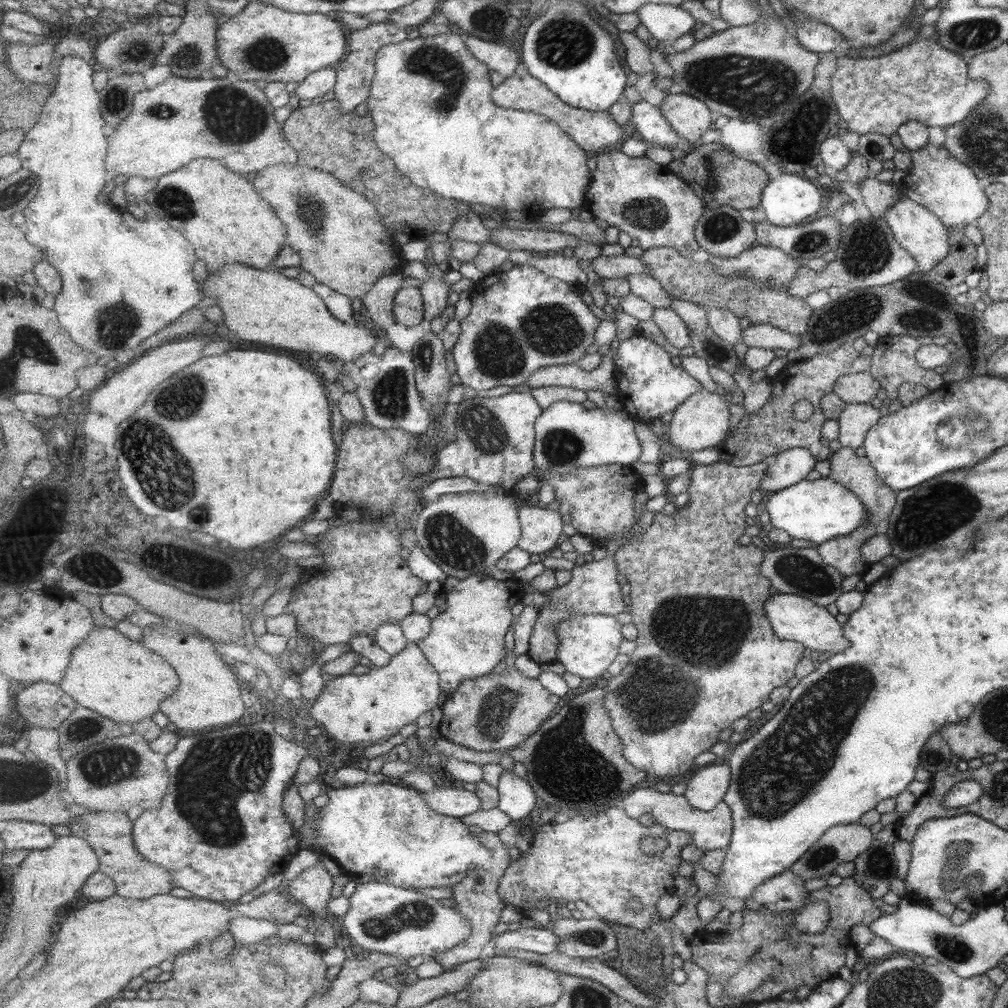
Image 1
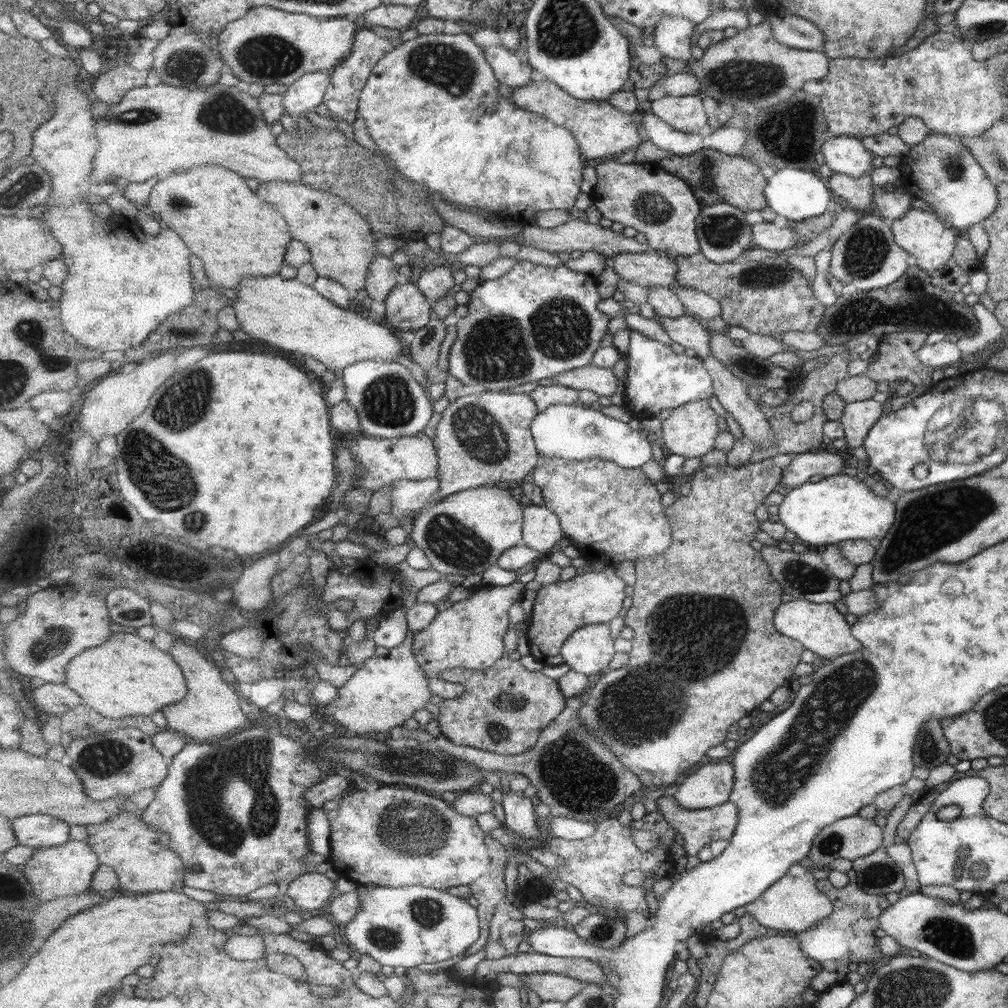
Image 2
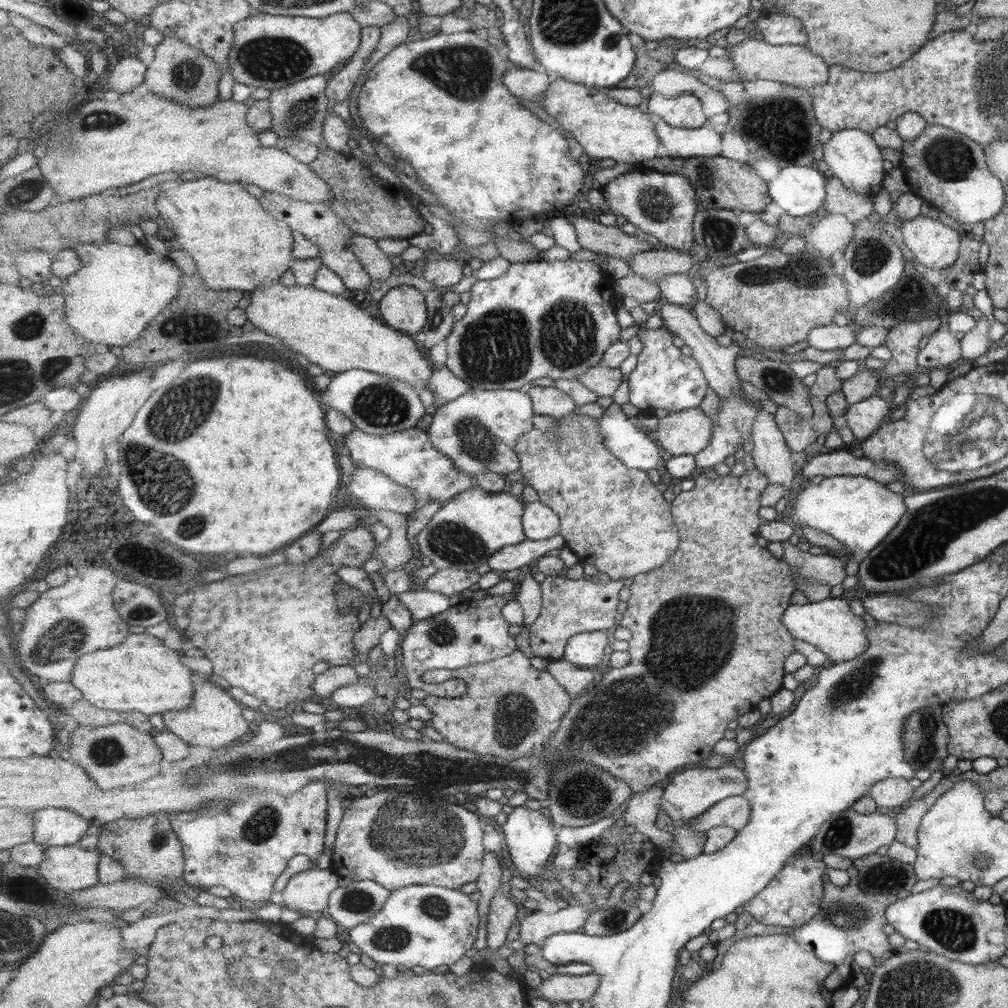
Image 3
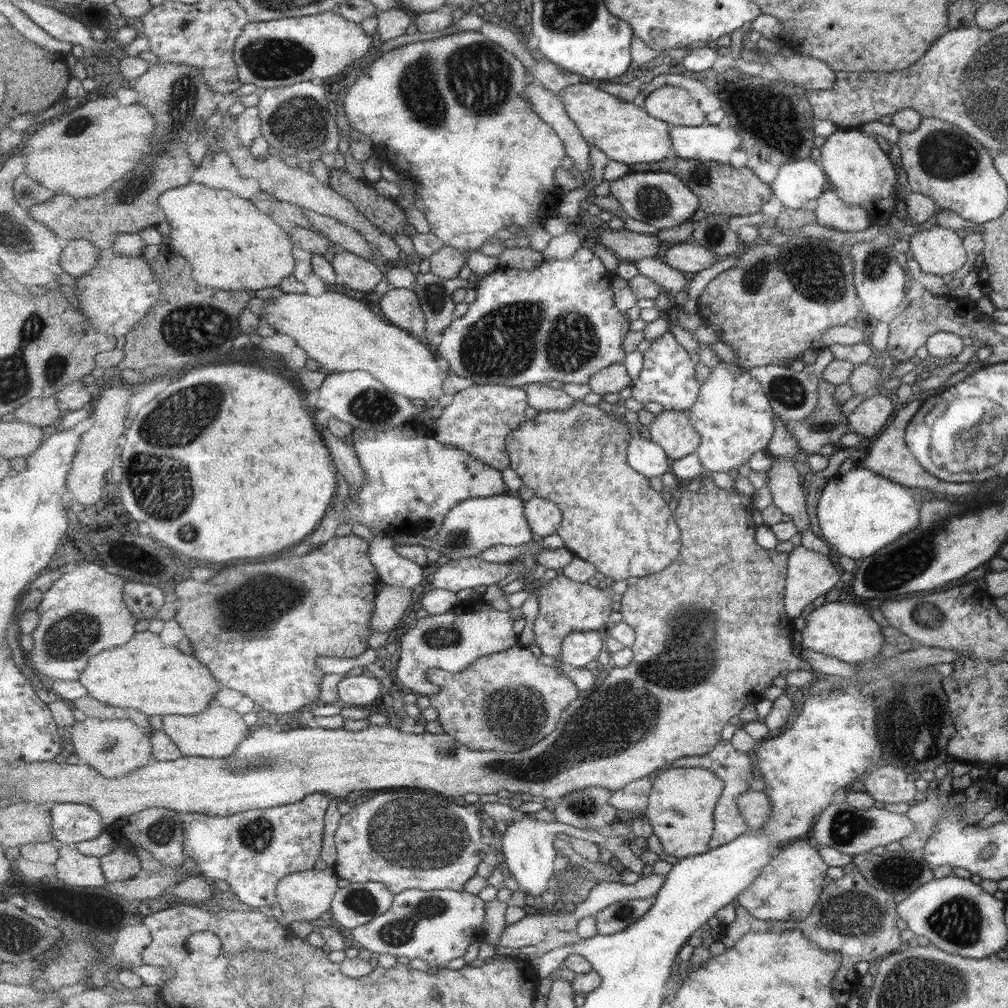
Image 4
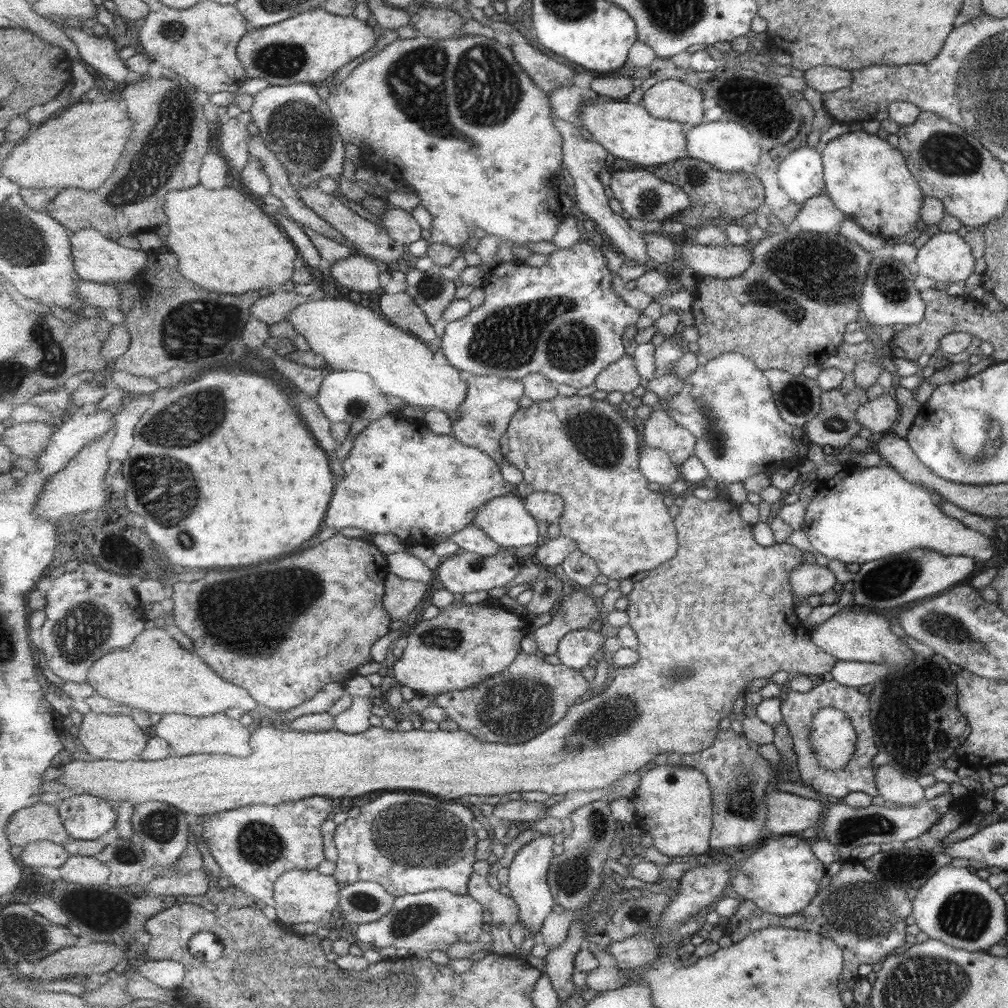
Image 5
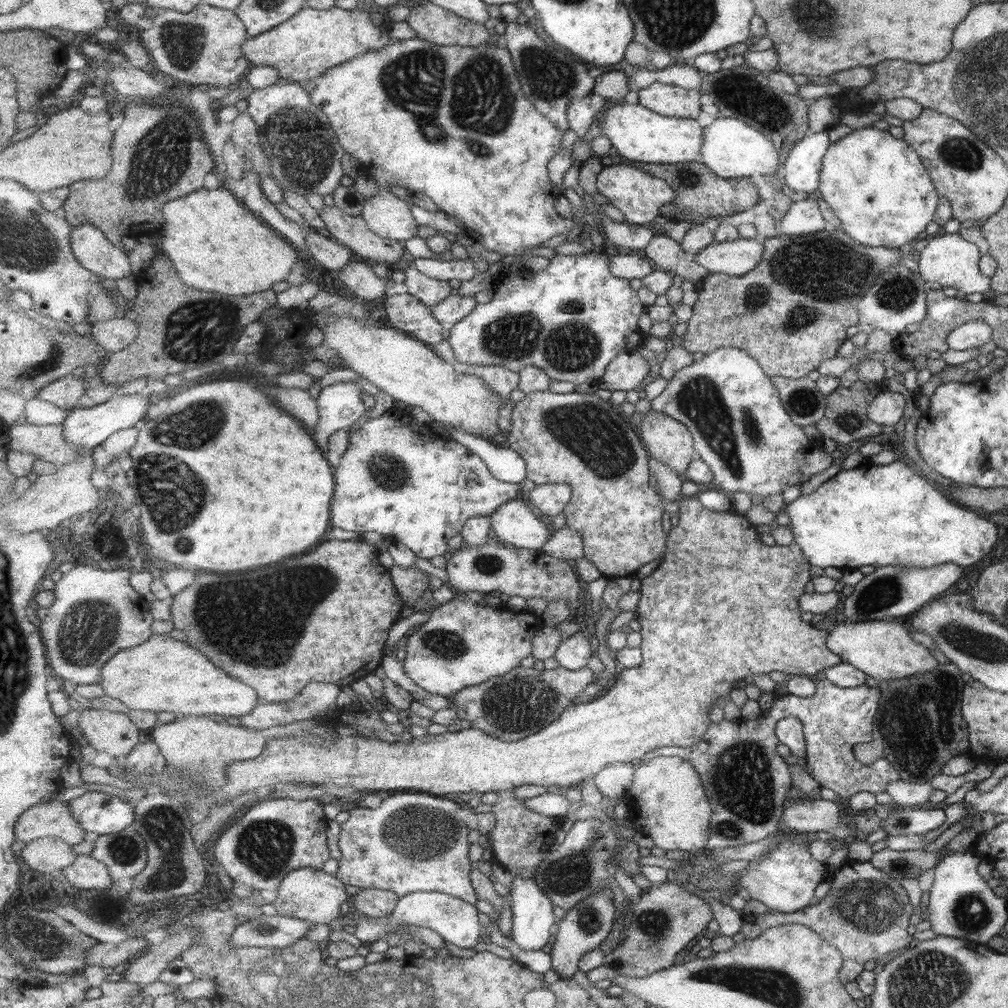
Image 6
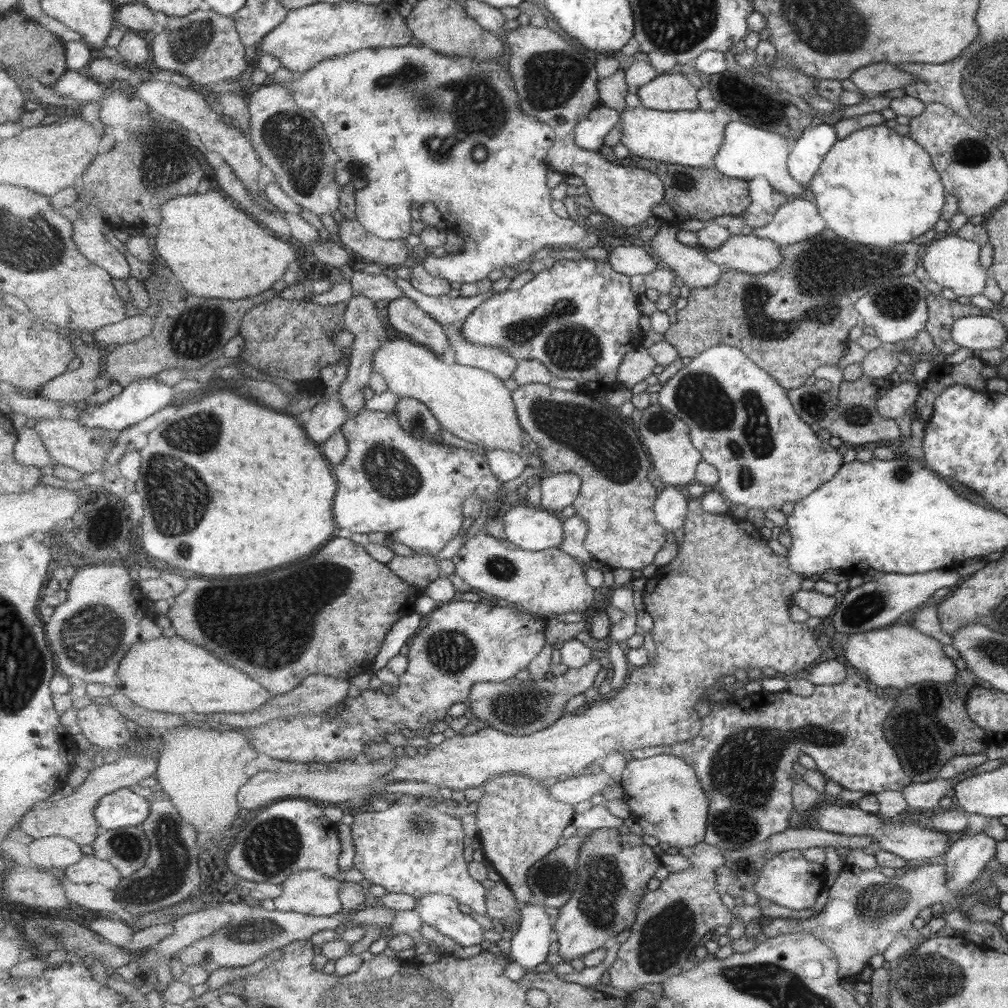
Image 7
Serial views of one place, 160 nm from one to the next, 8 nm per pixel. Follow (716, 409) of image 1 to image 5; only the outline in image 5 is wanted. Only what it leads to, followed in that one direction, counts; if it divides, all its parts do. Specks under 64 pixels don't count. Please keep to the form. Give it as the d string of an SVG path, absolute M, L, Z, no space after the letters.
M655 408L652 411L649 420L644 422L643 432L647 446L666 450L678 466L696 454L698 438L665 409Z

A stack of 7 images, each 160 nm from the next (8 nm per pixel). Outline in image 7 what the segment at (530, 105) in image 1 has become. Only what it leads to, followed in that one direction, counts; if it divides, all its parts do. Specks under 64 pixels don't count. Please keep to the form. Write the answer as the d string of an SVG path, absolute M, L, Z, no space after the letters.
M641 104L639 107L627 108L621 113L621 143L626 146L630 155L639 158L673 162L693 168L712 166L725 140L726 124L719 124L711 110L700 108L696 111L665 112Z

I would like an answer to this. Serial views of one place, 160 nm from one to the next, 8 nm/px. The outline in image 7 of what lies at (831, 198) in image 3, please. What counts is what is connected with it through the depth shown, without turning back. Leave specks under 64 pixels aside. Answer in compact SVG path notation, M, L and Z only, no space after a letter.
M807 200L782 201L774 220L763 228L751 230L751 235L767 238L779 247L815 236L825 228L816 206Z

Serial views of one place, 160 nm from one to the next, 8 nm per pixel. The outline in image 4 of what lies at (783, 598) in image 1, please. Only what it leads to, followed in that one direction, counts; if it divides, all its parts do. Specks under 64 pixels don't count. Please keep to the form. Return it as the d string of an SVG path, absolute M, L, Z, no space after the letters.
M841 601L825 602L802 617L805 626L800 632L801 646L836 658L847 666L855 666L864 660L877 658L881 644L885 643L879 632L880 626L869 618L869 614L863 610L863 605Z

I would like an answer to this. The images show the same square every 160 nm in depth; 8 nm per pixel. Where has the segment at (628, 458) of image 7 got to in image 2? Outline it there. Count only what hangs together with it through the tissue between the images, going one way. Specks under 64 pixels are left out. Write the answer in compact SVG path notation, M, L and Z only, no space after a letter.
M540 454L540 459L538 460L538 466L535 467L535 471L531 474L531 478L534 483L541 488L543 498L545 500L545 505L551 512L554 512L559 516L565 535L569 540L577 545L579 550L582 552L583 557L588 559L588 561L601 561L605 566L615 567L617 564L621 564L623 560L633 560L637 562L643 557L650 557L661 554L665 552L671 542L673 542L673 530L671 528L670 522L668 521L668 516L666 515L666 508L661 504L661 494L659 492L658 485L651 478L647 477L647 474L639 469L627 469L619 466L616 462L610 461L603 457L588 458L587 460L566 460L563 458L557 458L555 456L545 456Z

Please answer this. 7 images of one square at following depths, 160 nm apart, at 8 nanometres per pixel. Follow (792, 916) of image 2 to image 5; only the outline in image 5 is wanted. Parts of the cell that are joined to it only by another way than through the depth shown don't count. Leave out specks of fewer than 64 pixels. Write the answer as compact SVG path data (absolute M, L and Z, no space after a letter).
M793 834L766 836L753 854L745 856L744 865L734 877L731 887L740 899L750 901L761 912L791 916L809 904L819 889L817 883L825 875L822 862L803 840L797 840Z

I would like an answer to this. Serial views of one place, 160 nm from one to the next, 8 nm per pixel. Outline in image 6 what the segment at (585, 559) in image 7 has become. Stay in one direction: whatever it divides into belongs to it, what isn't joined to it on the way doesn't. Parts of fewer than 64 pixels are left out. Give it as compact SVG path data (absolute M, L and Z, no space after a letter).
M568 526L561 530L553 531L547 544L541 549L545 554L561 560L577 560L585 557L583 537Z

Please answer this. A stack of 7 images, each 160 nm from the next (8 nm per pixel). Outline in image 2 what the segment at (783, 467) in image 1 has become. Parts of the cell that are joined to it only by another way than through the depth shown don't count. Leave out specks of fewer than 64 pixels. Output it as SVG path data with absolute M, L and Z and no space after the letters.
M828 450L826 452L804 452L794 454L785 468L780 479L783 486L797 487L807 482L811 476L823 477L840 474L843 465L849 463L840 453Z

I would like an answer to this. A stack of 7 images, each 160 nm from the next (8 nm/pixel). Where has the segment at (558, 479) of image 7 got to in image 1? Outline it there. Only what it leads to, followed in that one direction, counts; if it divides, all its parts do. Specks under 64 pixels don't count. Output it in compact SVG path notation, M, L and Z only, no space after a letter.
M520 507L519 518L522 524L522 537L519 548L544 556L559 547L565 538L563 515L547 508Z

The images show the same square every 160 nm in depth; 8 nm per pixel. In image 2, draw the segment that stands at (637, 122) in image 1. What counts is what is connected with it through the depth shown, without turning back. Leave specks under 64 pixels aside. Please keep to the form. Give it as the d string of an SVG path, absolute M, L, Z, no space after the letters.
M651 110L641 113L640 120L647 130L648 140L660 149L679 156L687 156L703 150L703 137L706 132L691 134L681 132Z

